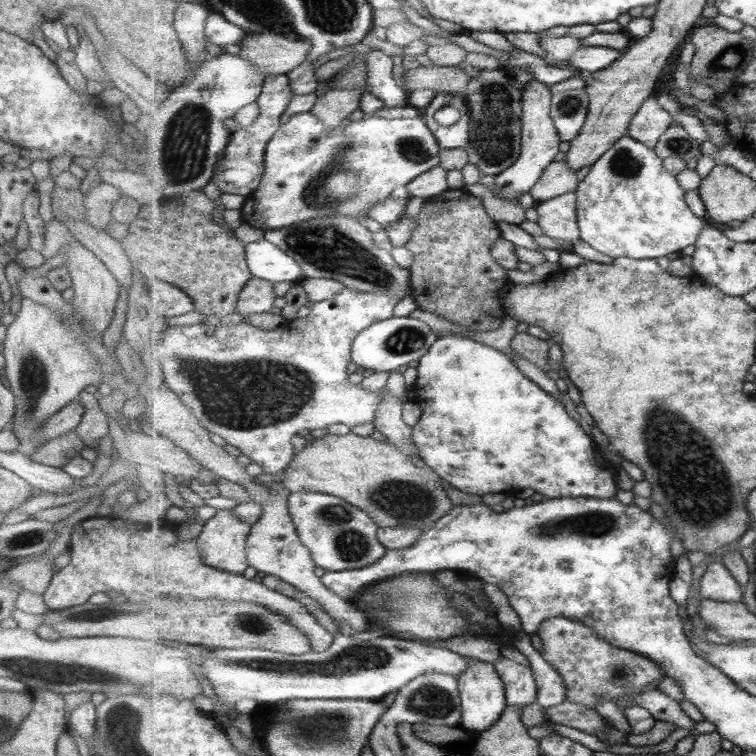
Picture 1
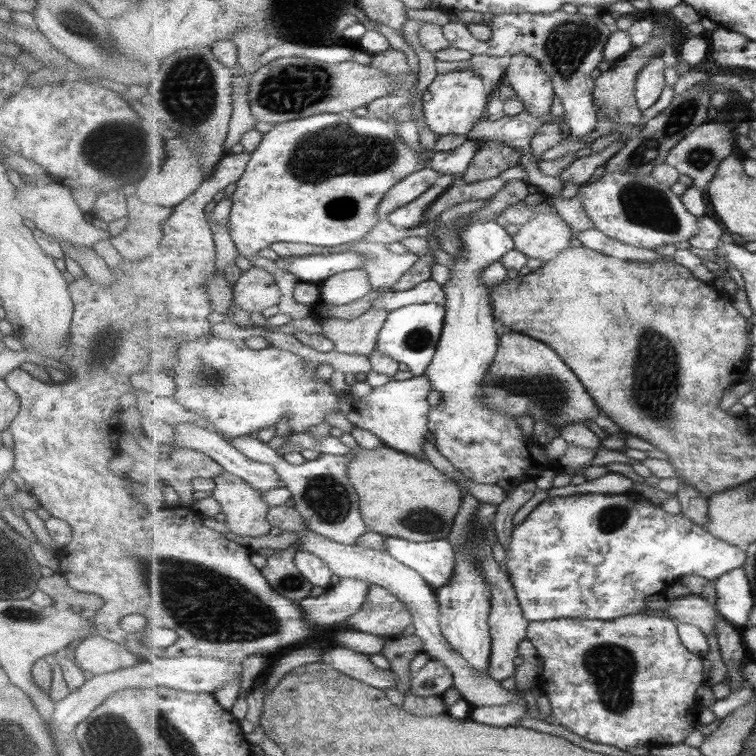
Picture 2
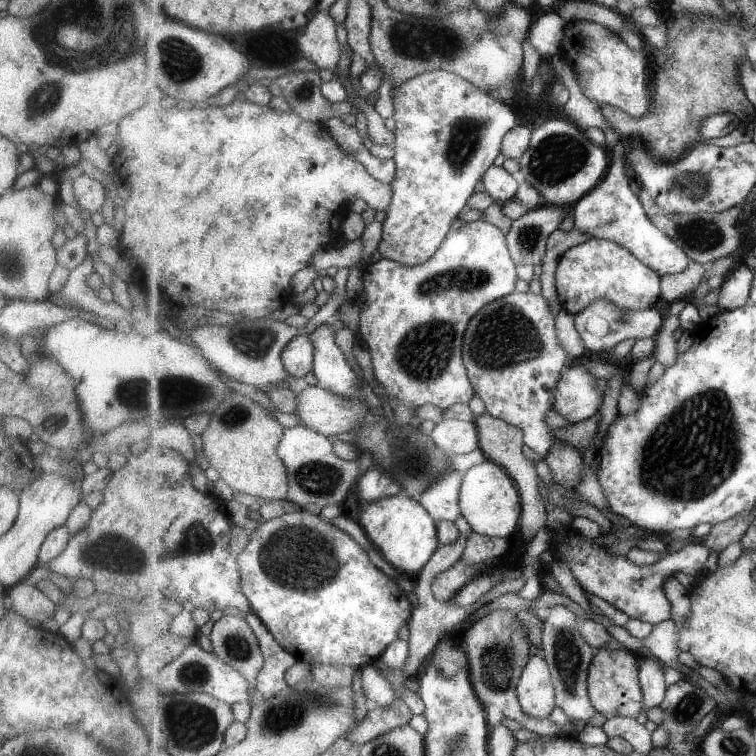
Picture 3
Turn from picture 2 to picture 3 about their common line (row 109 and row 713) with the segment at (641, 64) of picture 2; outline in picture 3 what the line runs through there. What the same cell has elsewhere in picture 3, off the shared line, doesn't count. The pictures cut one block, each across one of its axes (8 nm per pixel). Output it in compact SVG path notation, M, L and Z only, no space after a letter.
M626 649L599 650L593 660L593 663L591 664L591 669L588 675L588 694L593 707L596 709L596 712L604 715L607 720L620 715L638 718L638 715L644 708L644 688L640 680L640 669L641 661L640 657L636 653L632 653Z

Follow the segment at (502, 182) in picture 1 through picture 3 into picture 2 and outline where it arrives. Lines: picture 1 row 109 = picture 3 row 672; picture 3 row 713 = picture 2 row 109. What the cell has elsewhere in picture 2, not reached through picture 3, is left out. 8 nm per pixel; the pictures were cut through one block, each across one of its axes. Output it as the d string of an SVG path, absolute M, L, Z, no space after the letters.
M521 53L511 56L511 61L506 65L506 78L516 90L526 112L536 118L550 114L556 90L548 71L541 68L541 62Z

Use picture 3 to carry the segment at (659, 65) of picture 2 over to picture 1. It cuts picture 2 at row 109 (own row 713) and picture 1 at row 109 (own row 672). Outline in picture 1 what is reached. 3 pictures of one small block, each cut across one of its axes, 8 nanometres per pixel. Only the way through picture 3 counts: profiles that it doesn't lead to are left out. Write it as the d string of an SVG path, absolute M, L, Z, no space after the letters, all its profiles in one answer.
M655 94L644 103L633 119L629 134L631 138L637 139L637 142L655 148L659 139L673 124L673 116L659 104L658 94Z

